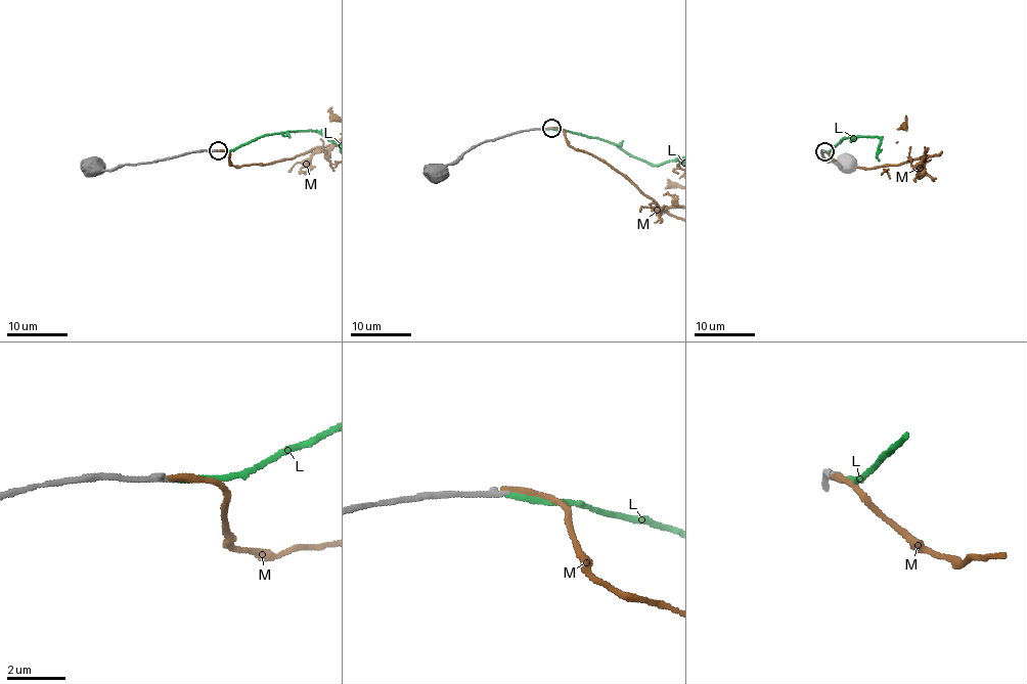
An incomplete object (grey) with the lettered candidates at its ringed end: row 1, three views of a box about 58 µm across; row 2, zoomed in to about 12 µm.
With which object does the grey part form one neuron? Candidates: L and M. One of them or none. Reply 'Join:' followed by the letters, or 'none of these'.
Join: L

